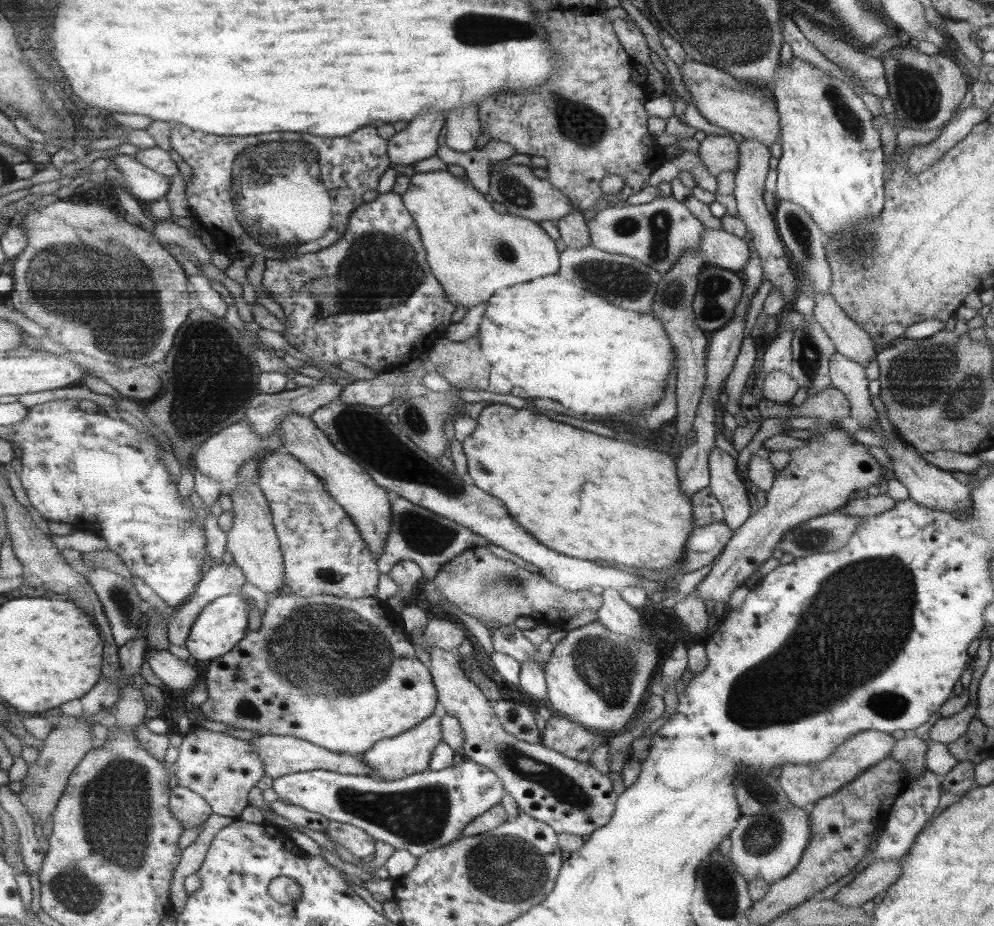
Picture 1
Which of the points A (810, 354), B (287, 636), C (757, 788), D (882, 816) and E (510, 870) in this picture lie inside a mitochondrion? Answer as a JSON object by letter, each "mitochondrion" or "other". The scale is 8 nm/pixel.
{"A":"mitochondrion","B":"mitochondrion","C":"mitochondrion","D":"other","E":"mitochondrion"}

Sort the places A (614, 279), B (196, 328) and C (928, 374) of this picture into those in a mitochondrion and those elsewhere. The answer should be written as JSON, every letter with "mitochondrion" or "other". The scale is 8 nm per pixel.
{"A":"mitochondrion","B":"mitochondrion","C":"mitochondrion"}

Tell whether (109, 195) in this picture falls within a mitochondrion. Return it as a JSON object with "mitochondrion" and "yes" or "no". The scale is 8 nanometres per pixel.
{"mitochondrion":"no"}

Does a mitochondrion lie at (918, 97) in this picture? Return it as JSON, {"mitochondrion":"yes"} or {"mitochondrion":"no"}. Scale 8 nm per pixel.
{"mitochondrion":"yes"}

